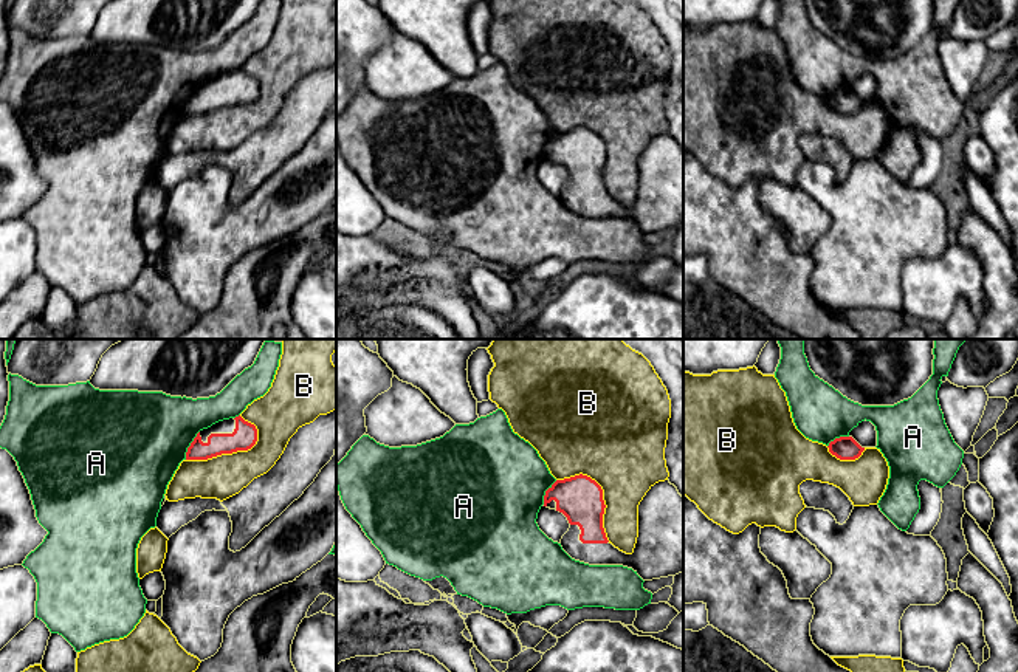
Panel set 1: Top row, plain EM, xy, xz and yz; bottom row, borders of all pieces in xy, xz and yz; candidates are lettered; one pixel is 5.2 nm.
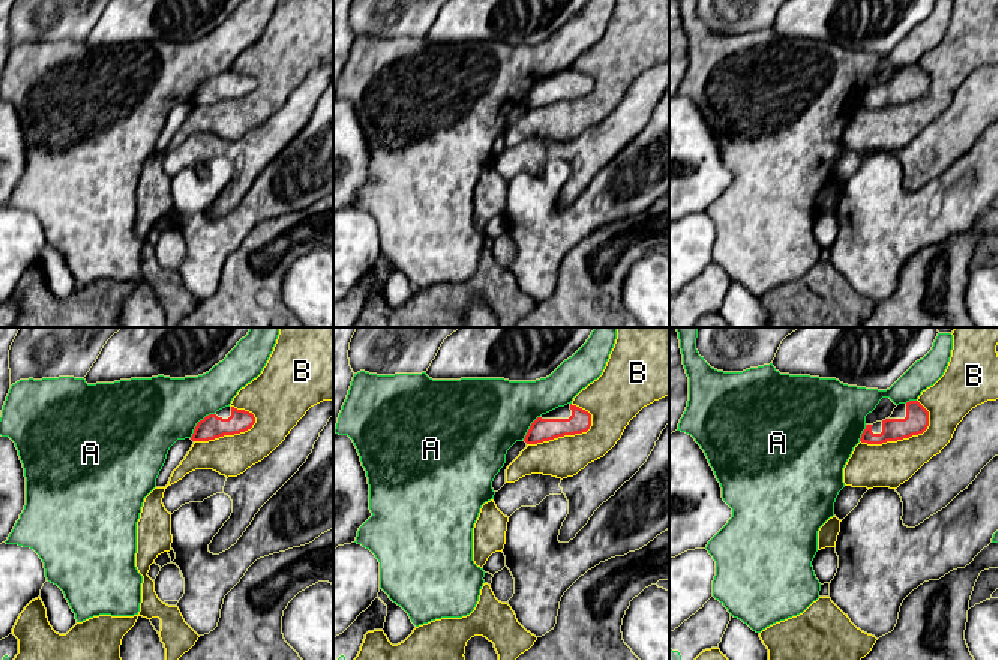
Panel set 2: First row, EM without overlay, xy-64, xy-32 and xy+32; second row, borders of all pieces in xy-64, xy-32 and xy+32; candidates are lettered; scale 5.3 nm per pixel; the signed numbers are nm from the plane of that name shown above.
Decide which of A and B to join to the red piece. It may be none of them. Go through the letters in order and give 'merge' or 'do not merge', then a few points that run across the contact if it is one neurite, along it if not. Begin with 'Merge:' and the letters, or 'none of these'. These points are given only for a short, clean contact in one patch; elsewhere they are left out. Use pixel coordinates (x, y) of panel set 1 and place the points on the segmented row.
Merge: none of these
A: do not merge
B: do not merge

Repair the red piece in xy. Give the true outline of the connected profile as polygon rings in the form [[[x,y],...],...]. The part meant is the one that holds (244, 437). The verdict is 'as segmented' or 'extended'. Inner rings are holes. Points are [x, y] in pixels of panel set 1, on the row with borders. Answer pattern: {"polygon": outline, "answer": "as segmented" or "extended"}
{"polygon": [[[239,415],[200,430],[187,447],[186,460],[208,460],[222,454],[248,451],[256,441],[256,426]]], "answer": "extended"}

